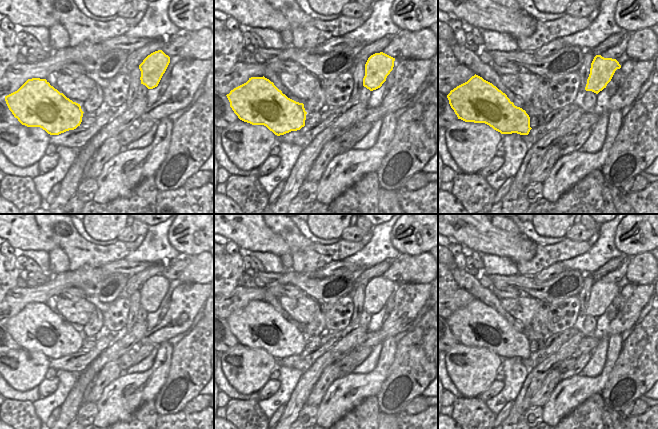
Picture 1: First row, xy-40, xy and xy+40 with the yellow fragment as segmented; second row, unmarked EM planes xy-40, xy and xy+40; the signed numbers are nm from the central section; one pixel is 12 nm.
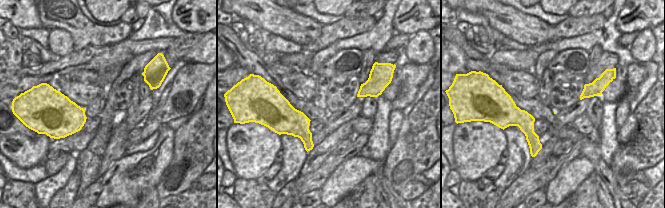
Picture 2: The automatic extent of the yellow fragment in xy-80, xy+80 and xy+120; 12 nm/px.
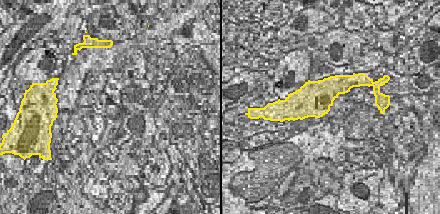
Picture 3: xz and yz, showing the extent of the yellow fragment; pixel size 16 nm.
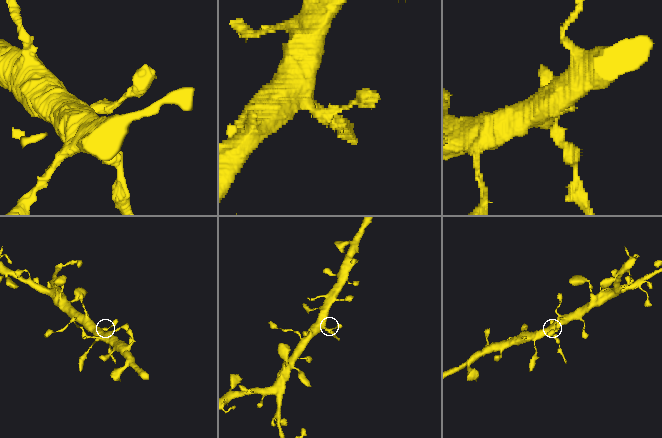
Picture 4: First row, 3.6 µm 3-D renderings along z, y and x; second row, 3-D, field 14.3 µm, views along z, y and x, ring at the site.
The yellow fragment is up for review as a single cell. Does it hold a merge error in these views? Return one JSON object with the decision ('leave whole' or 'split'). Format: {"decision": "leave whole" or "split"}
{"decision": "leave whole"}

